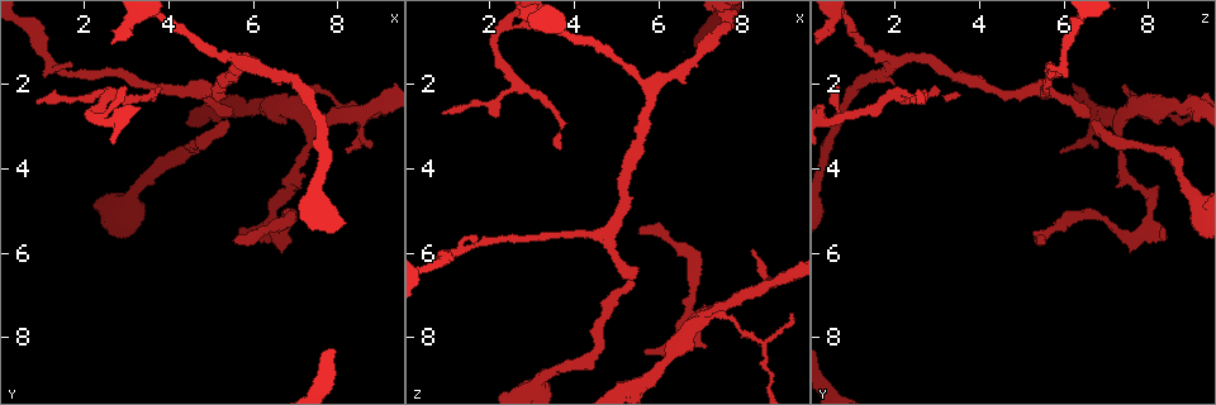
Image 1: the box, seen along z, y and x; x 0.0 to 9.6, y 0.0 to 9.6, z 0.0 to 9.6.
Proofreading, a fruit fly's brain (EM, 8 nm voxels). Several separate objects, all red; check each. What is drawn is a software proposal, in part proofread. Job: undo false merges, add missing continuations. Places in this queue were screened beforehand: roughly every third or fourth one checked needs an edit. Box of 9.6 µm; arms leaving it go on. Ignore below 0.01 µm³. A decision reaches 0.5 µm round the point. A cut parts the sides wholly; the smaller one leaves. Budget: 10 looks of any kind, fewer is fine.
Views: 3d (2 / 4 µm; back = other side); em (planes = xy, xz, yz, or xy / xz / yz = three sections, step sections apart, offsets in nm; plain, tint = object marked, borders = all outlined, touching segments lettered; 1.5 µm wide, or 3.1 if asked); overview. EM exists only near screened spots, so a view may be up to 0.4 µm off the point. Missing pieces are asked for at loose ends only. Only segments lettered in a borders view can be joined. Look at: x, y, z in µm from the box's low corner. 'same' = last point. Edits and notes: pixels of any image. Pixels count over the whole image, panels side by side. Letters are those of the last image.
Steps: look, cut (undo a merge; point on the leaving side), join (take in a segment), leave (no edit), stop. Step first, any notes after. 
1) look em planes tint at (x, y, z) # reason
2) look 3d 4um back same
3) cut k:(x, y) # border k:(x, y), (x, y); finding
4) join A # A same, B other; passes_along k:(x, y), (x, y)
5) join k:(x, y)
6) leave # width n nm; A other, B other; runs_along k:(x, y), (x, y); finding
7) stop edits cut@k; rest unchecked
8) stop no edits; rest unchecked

look 3d 2um at (0.85, 2.40, 2.75) # thin end

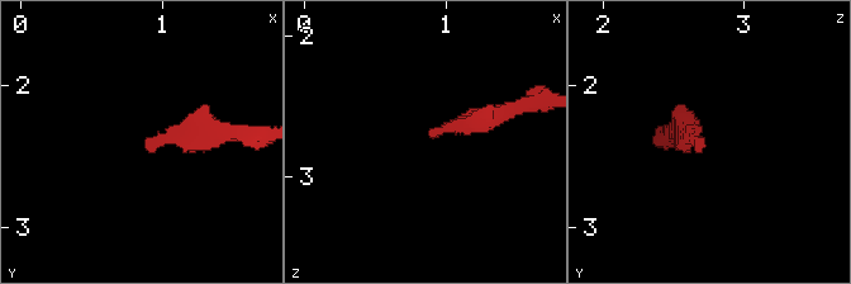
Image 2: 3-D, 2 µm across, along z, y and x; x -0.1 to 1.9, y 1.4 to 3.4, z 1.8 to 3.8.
look em planes tint at (0.90, 2.40, 2.72) # shape alone is not enough

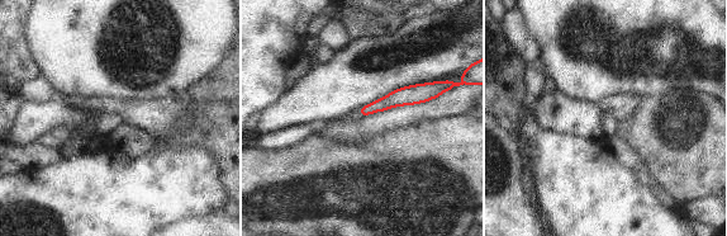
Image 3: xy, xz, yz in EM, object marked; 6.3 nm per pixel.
look em planes borders same

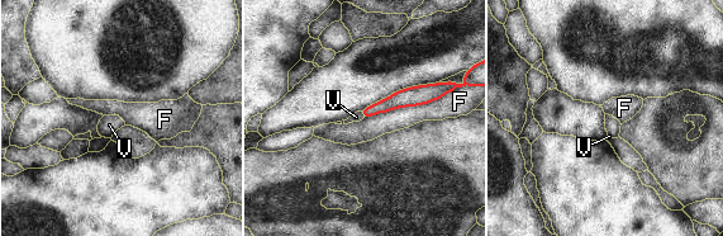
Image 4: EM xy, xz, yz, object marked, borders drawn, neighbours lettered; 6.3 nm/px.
join V # width 80 nm; F other, V same; passes_along 4:(396, 100), (361, 114), (356, 117); it goes on there

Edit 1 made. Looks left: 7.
look overview

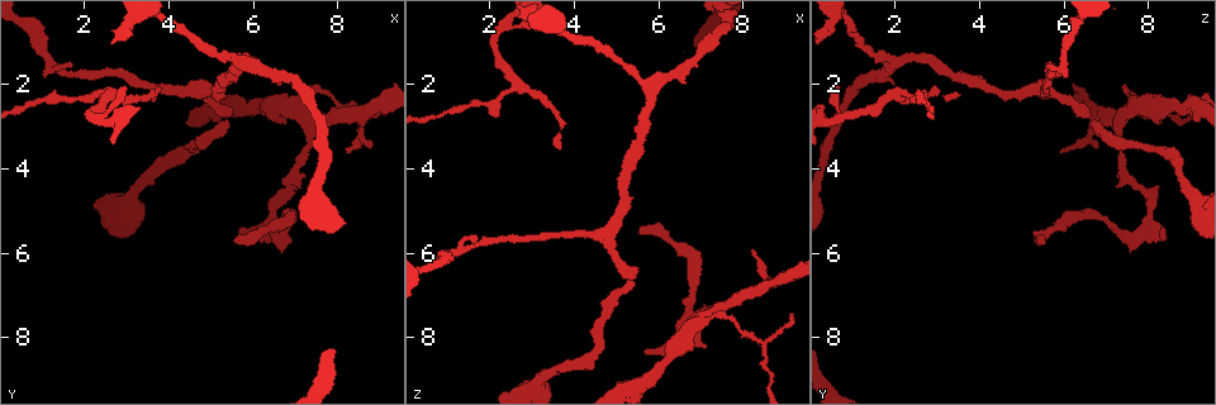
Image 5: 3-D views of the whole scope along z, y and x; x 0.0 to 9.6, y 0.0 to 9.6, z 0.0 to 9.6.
look em planes borders at (3.65, 2.10, 3.05) # thin end

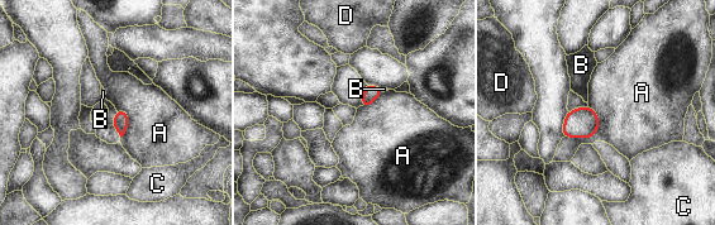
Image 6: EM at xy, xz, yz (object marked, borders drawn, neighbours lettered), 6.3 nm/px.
leave # width 90 nm; A other, B other, C other, D other; border 6:(597, 114), (592, 135), (563, 138); no lettered segment goes on from it

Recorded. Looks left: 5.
look 3d 2um at (2.35, 2.80, 0.55) # three arms meet

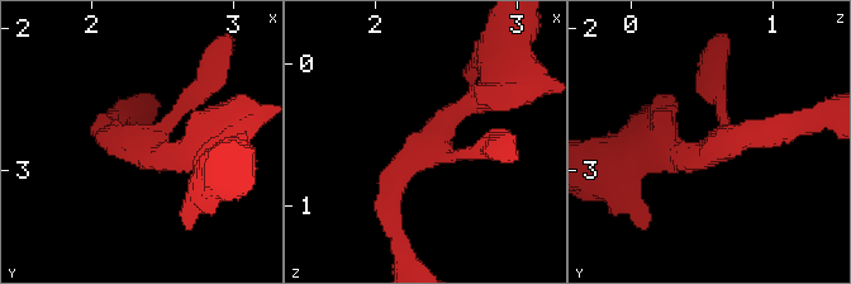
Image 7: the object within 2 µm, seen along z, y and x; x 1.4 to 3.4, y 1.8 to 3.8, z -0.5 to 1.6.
look em yz step 4 tint at (2.32, 2.88, 0.60) # arms 3; arm_widths 190, 190, 260 nm; shape alone is not enough

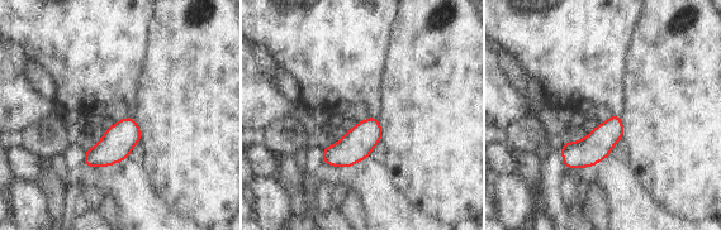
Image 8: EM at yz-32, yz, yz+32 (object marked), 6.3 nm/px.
look em planes borders same # cut it another way

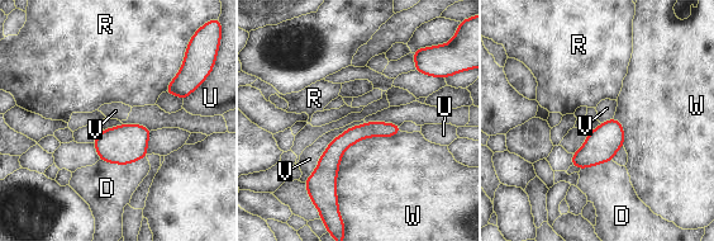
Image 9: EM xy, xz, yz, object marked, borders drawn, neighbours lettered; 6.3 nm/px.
leave # D other, R other, U other, V other, W other; border 9:(146, 156), (125, 164), (100, 160); all the same neuron

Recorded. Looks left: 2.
stop edits join@4; rest unchecked

